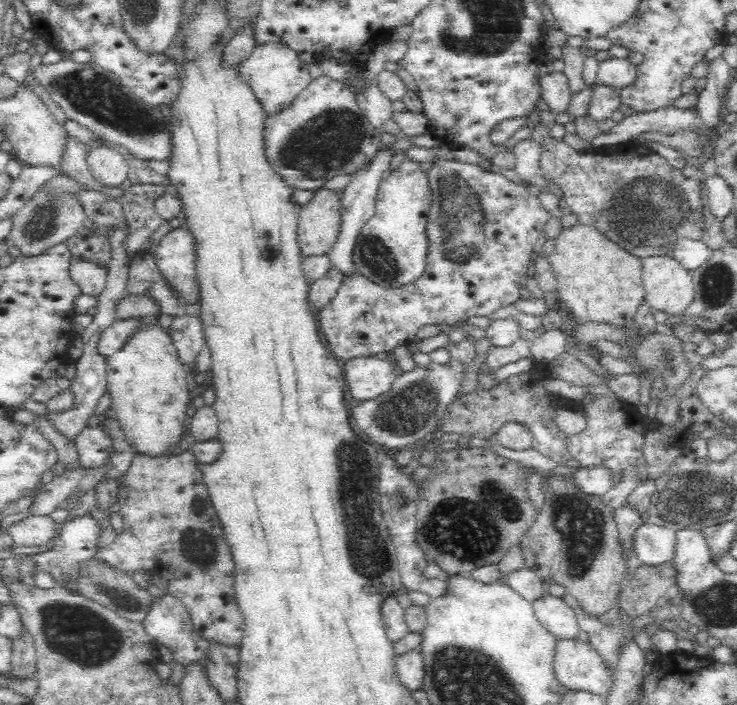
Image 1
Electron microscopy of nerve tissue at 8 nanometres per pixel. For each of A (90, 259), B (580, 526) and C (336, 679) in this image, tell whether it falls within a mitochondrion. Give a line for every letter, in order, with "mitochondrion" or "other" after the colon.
A: other
B: mitochondrion
C: other

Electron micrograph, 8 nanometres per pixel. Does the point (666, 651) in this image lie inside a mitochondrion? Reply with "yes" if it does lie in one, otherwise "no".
no

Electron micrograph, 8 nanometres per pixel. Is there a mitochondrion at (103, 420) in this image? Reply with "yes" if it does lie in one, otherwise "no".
no

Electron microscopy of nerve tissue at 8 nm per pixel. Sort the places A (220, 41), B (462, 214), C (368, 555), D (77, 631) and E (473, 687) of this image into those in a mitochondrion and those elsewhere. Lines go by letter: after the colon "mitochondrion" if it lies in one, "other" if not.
A: other
B: mitochondrion
C: mitochondrion
D: mitochondrion
E: mitochondrion

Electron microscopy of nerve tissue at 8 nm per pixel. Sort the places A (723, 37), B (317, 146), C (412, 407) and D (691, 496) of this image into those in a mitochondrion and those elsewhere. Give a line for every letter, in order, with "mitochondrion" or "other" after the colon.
A: other
B: mitochondrion
C: mitochondrion
D: mitochondrion

